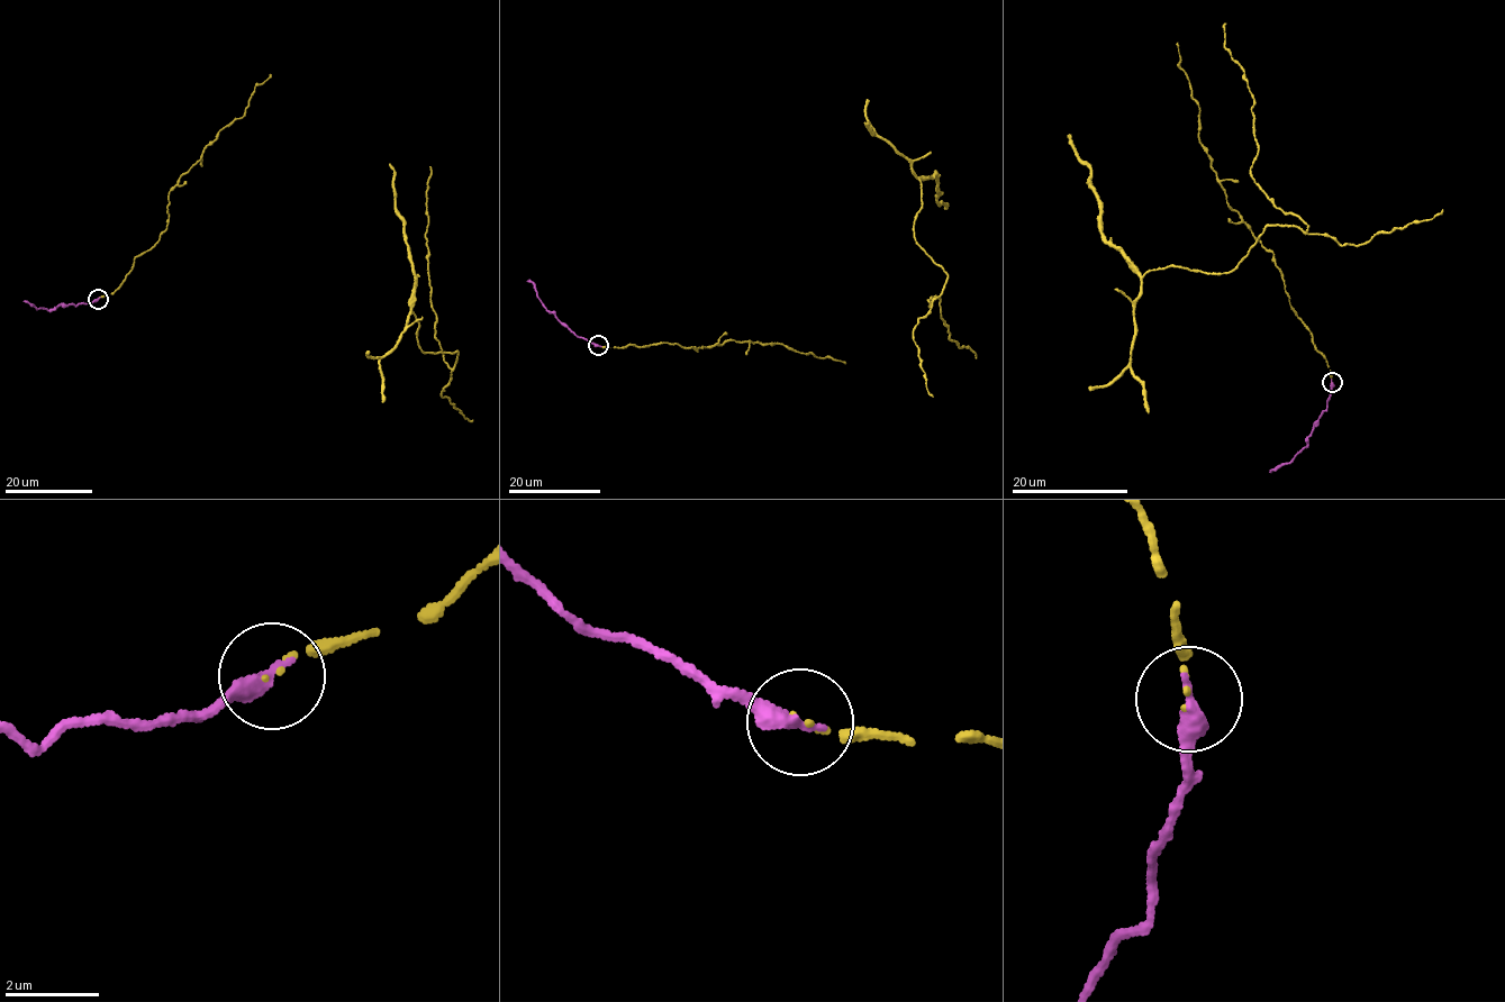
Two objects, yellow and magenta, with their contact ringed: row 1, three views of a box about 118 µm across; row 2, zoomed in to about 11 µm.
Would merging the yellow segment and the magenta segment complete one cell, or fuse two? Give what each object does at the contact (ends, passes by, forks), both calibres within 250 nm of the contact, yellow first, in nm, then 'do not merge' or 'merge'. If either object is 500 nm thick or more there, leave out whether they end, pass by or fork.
yellow ends | magenta ends | 80/400 nm | merge

